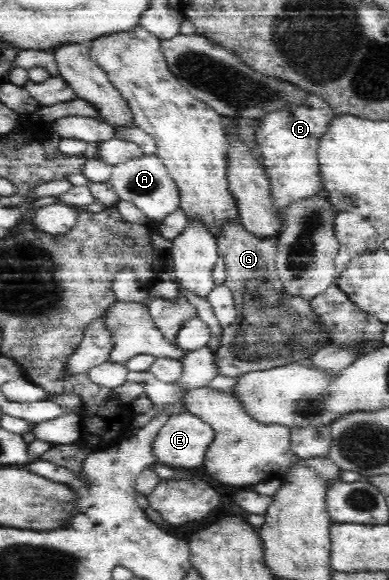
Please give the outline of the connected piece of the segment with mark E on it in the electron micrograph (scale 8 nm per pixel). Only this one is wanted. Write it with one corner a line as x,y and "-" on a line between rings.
183,410
181,415
171,415
158,430
152,442
152,454
156,462
173,468
195,468
203,464
208,446
213,442
215,431
212,426
198,416

